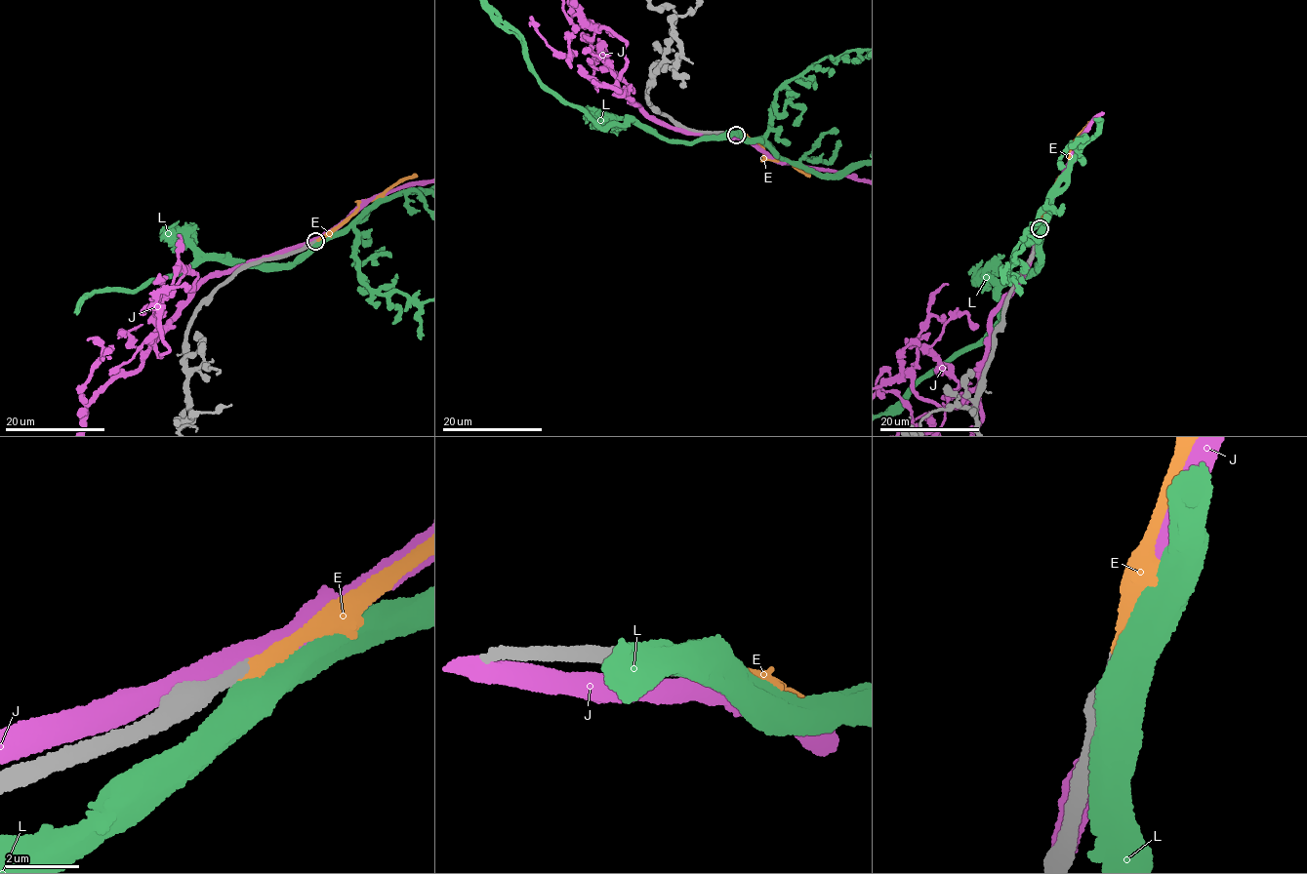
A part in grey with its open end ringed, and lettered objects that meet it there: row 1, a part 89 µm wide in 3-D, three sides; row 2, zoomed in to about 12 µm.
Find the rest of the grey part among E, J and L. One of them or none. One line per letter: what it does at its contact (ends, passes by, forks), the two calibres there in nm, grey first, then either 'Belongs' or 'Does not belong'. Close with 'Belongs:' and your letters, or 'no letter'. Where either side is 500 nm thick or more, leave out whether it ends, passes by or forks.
E: It ends there. Thickness 400 nm (grey) against 420 nm. Belongs
J: Thickness 440 nm (grey) against 500 nm. Does not belong
L: Thickness 480 nm (grey) against 700 nm. Does not belong
Belongs: E

